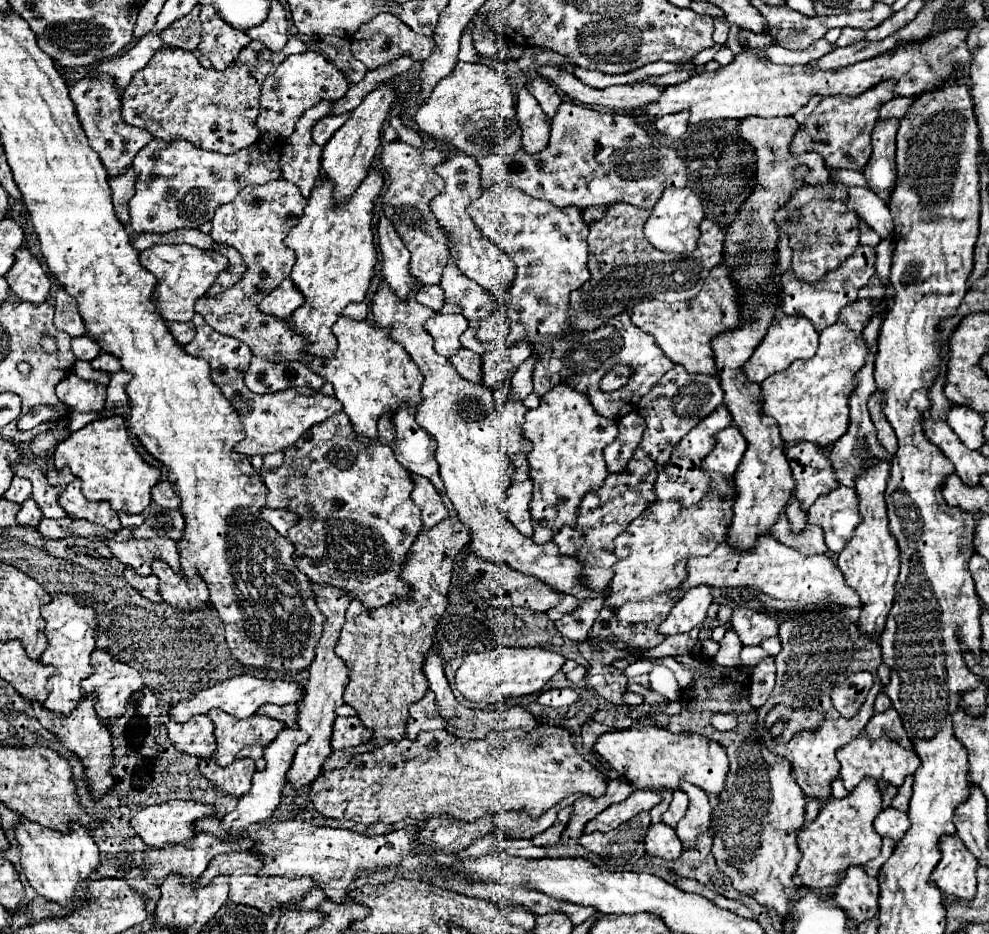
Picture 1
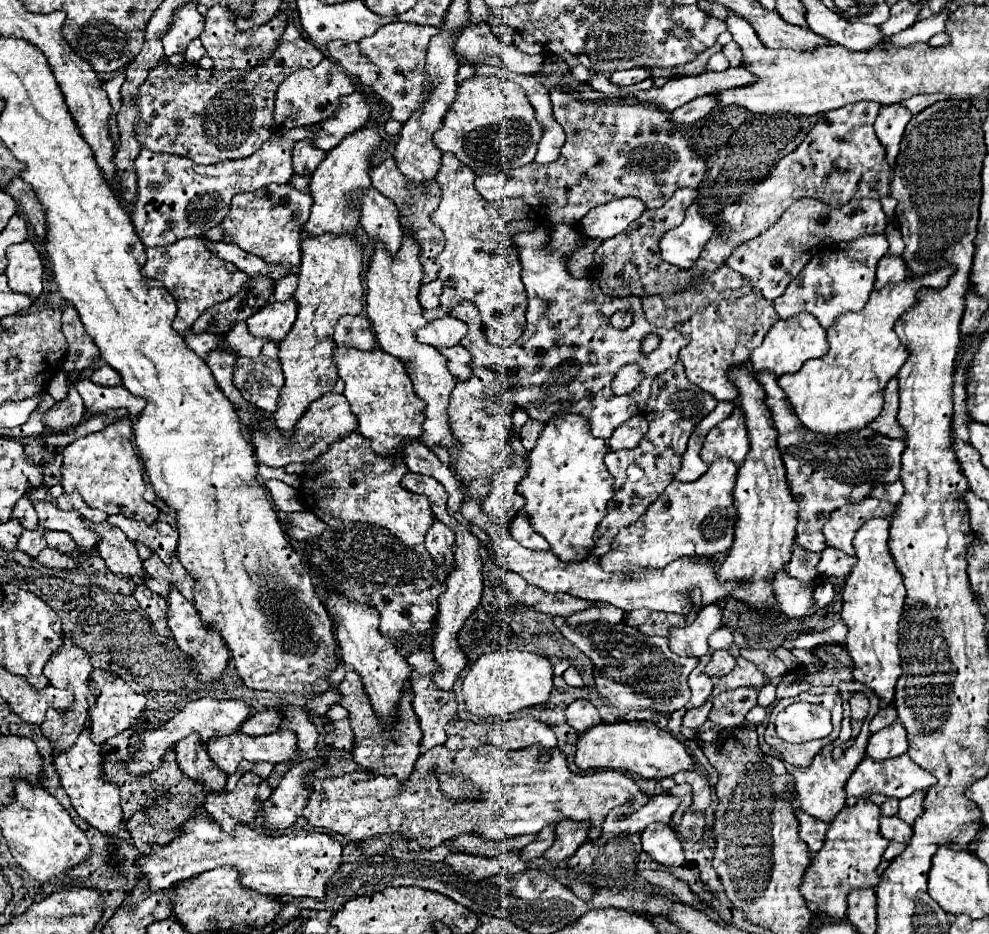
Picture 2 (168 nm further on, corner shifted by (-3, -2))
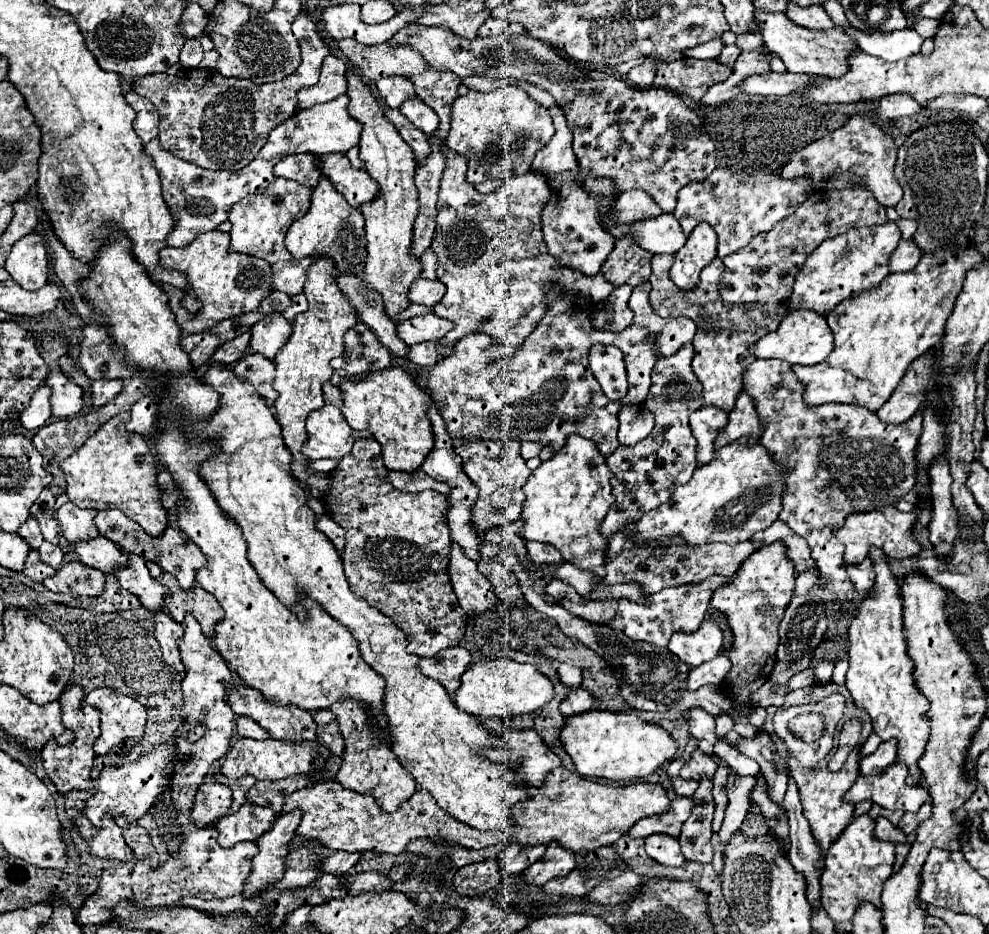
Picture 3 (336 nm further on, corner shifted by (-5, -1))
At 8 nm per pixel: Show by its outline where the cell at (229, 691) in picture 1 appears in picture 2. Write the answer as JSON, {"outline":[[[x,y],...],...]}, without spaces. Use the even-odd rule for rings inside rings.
{"outline":[[[201,698],[201,700],[195,700],[195,702],[189,702],[173,720],[165,722],[161,728],[157,730],[149,730],[143,738],[143,746],[137,748],[137,752],[129,758],[125,770],[131,774],[131,776],[147,776],[151,772],[155,772],[163,758],[165,758],[165,752],[169,748],[173,748],[179,740],[187,738],[191,732],[197,732],[199,734],[199,740],[205,744],[207,740],[211,738],[217,738],[217,736],[225,736],[225,734],[233,734],[241,722],[249,716],[249,706],[239,702],[239,700],[215,700],[215,698]]]}

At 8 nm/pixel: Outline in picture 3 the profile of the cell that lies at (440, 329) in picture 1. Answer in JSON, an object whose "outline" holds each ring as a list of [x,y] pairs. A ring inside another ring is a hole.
{"outline":[[[427,313],[421,317],[413,317],[397,323],[397,335],[407,343],[423,343],[423,341],[439,341],[453,329],[451,321],[437,317],[435,313]]]}

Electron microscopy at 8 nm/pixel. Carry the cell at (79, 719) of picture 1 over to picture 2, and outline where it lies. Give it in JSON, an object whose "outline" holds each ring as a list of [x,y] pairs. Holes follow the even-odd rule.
{"outline":[[[85,728],[77,740],[77,744],[67,750],[65,754],[55,756],[55,768],[61,780],[61,786],[65,788],[67,796],[71,798],[73,808],[77,810],[79,818],[83,818],[87,824],[97,828],[103,834],[109,834],[117,840],[129,840],[129,832],[123,826],[121,806],[119,806],[119,786],[109,784],[101,778],[101,746],[93,744],[89,740],[89,728]]]}

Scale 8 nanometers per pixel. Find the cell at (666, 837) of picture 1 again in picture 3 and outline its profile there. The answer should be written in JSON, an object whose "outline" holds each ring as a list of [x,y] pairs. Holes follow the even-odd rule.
{"outline":[[[655,833],[645,839],[645,851],[651,859],[665,867],[681,867],[685,857],[679,849],[679,841],[675,837],[667,837],[665,833]]]}

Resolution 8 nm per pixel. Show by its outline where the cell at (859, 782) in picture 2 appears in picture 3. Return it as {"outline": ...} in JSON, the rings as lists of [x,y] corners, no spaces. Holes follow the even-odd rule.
{"outline":[[[895,761],[875,775],[857,777],[855,785],[851,785],[843,799],[847,803],[871,799],[873,803],[879,803],[887,809],[903,809],[917,813],[919,807],[929,801],[929,789],[925,783],[909,785],[907,775],[907,765]]]}

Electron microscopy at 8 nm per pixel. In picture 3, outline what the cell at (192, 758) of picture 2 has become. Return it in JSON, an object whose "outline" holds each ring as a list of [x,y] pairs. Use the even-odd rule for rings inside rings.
{"outline":[[[205,781],[197,793],[191,811],[191,819],[195,825],[211,825],[217,823],[219,817],[227,813],[231,805],[231,789],[217,781]]]}

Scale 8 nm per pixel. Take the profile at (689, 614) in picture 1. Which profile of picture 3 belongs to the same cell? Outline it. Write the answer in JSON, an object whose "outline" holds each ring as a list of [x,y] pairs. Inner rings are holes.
{"outline":[[[707,619],[693,633],[675,633],[669,641],[669,651],[675,653],[689,667],[697,667],[717,657],[721,645],[723,645],[723,631],[713,619]]]}

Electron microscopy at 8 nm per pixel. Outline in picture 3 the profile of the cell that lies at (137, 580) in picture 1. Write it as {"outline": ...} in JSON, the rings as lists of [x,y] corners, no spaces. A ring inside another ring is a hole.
{"outline":[[[159,609],[153,613],[153,623],[155,623],[155,639],[161,645],[161,653],[163,659],[181,673],[185,673],[181,657],[179,657],[179,647],[177,647],[177,639],[183,635],[183,627],[181,623],[177,623],[165,609]]]}

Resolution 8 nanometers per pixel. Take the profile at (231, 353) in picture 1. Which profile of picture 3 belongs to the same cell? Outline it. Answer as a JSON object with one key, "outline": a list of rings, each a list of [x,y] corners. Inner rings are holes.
{"outline":[[[325,383],[325,405],[323,409],[317,409],[313,411],[309,417],[307,417],[307,441],[301,449],[301,453],[309,459],[309,461],[317,461],[317,459],[341,459],[345,457],[353,443],[359,439],[359,437],[371,437],[369,433],[365,431],[355,431],[347,425],[343,413],[341,413],[341,407],[343,407],[343,393],[339,387],[333,387],[331,383]]]}

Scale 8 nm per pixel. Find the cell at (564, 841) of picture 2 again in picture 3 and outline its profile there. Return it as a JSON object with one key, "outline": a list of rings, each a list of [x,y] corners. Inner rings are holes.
{"outline":[[[551,841],[551,845],[547,845],[545,855],[535,865],[531,865],[523,875],[527,883],[545,885],[547,881],[559,875],[567,875],[575,867],[577,867],[577,855],[571,853],[571,849],[563,849],[561,845],[555,845]]]}

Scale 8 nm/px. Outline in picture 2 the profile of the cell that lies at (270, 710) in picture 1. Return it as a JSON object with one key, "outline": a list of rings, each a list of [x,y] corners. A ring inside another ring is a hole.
{"outline":[[[263,710],[263,712],[255,712],[251,714],[243,724],[241,724],[241,732],[247,736],[265,736],[265,734],[273,734],[279,730],[279,722],[281,716],[275,710]]]}

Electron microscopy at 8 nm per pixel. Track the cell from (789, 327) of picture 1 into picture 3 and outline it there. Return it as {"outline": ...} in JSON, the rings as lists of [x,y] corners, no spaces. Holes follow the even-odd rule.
{"outline":[[[807,309],[789,311],[779,323],[777,331],[767,333],[755,345],[751,345],[751,355],[755,355],[757,359],[781,359],[781,361],[799,363],[799,365],[821,363],[831,351],[833,351],[833,333],[825,317],[819,313],[811,313]]]}

